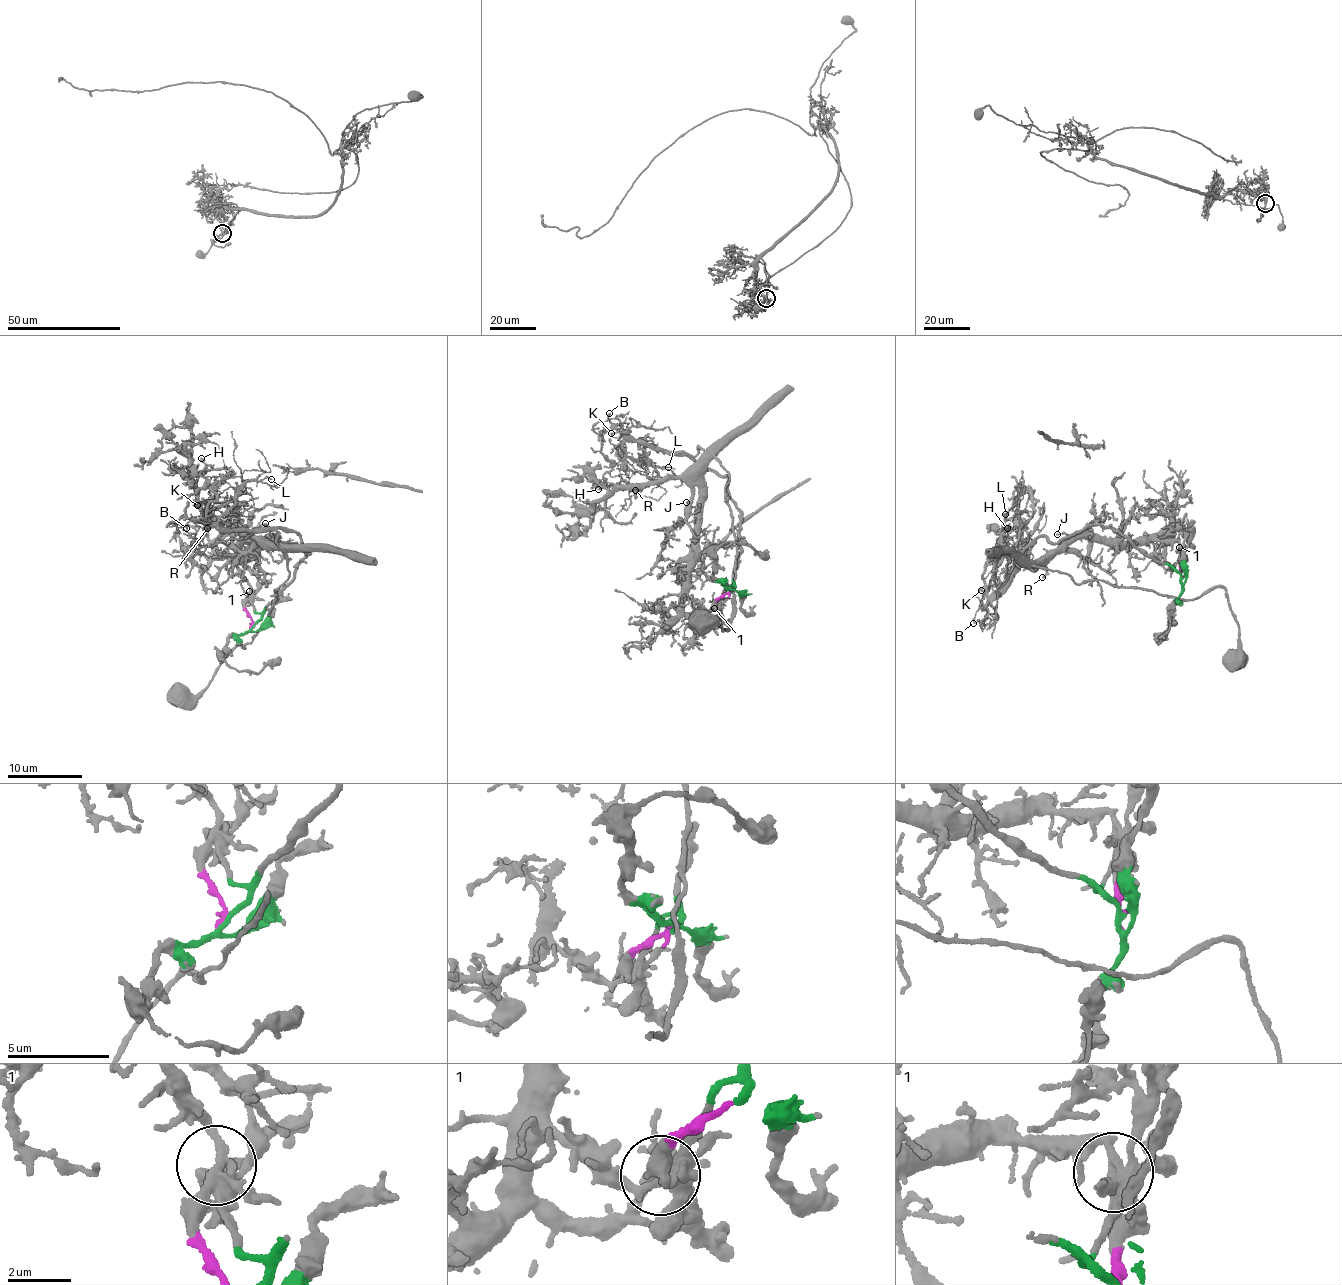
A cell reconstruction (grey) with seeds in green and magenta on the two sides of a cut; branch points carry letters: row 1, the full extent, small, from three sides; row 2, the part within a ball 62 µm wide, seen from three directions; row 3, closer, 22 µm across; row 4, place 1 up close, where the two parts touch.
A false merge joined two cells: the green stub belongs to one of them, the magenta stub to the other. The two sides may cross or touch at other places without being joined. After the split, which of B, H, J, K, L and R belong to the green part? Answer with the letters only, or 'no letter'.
B, H, K, L

